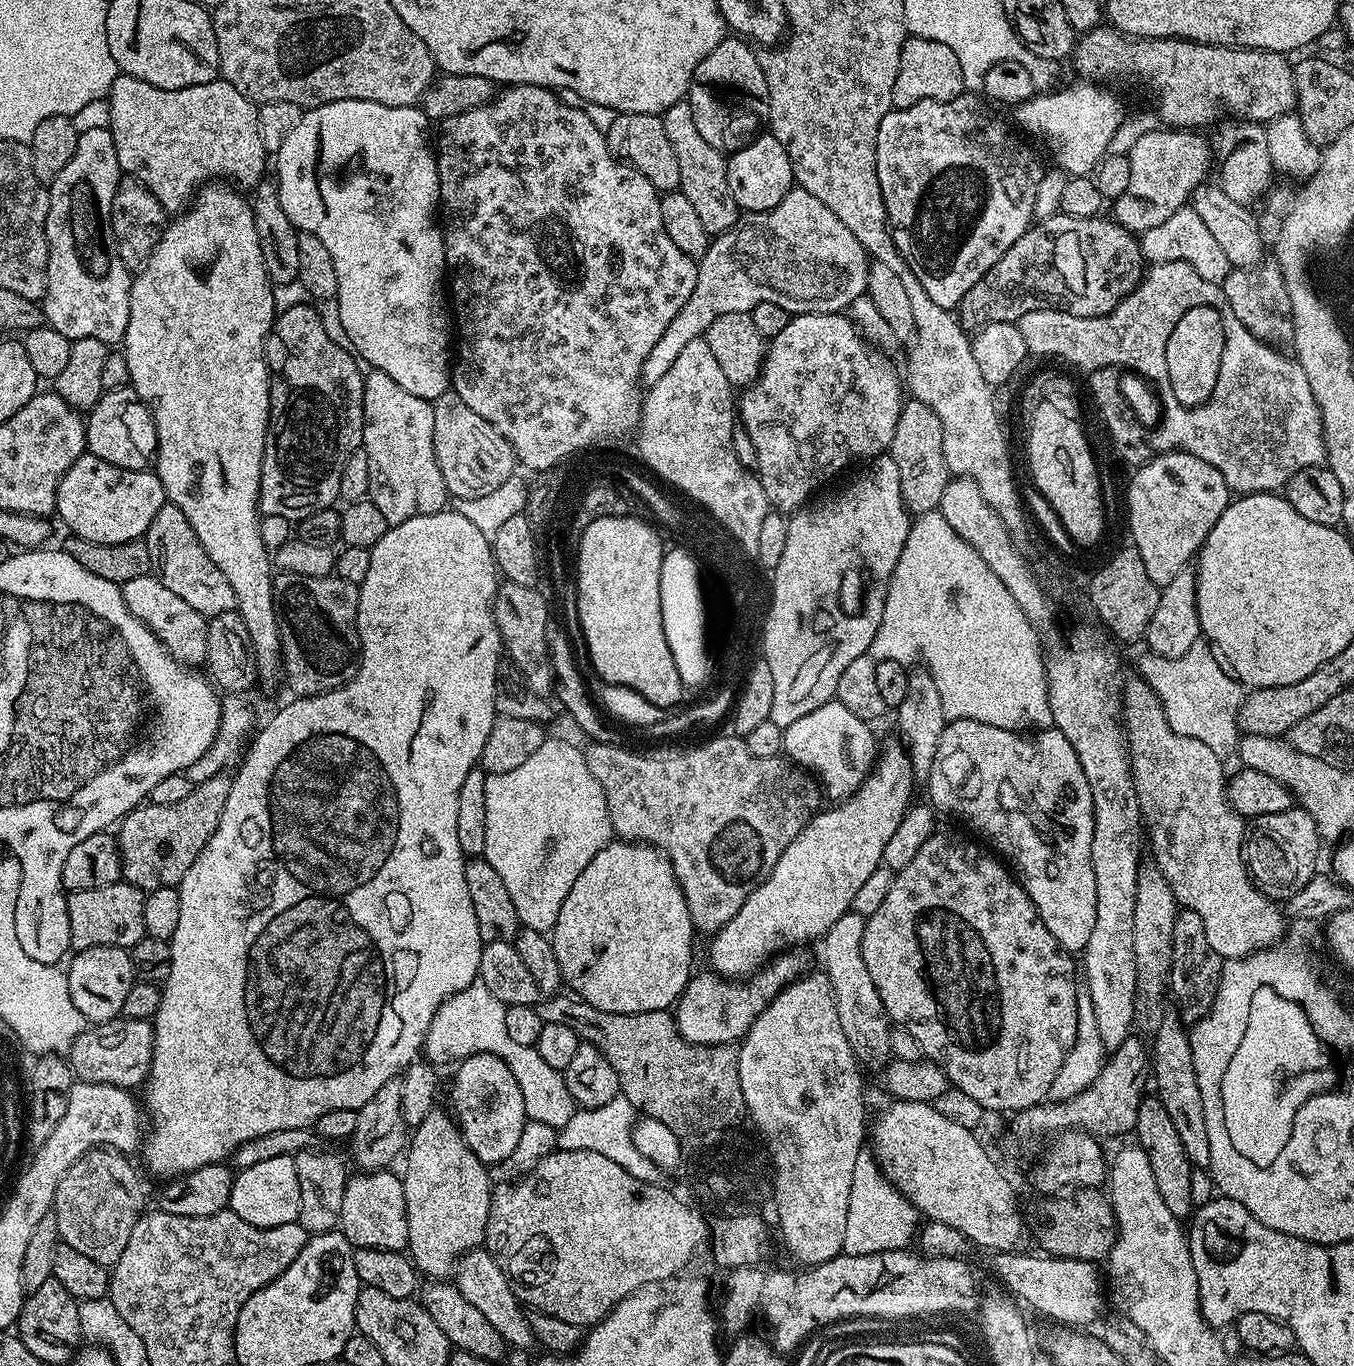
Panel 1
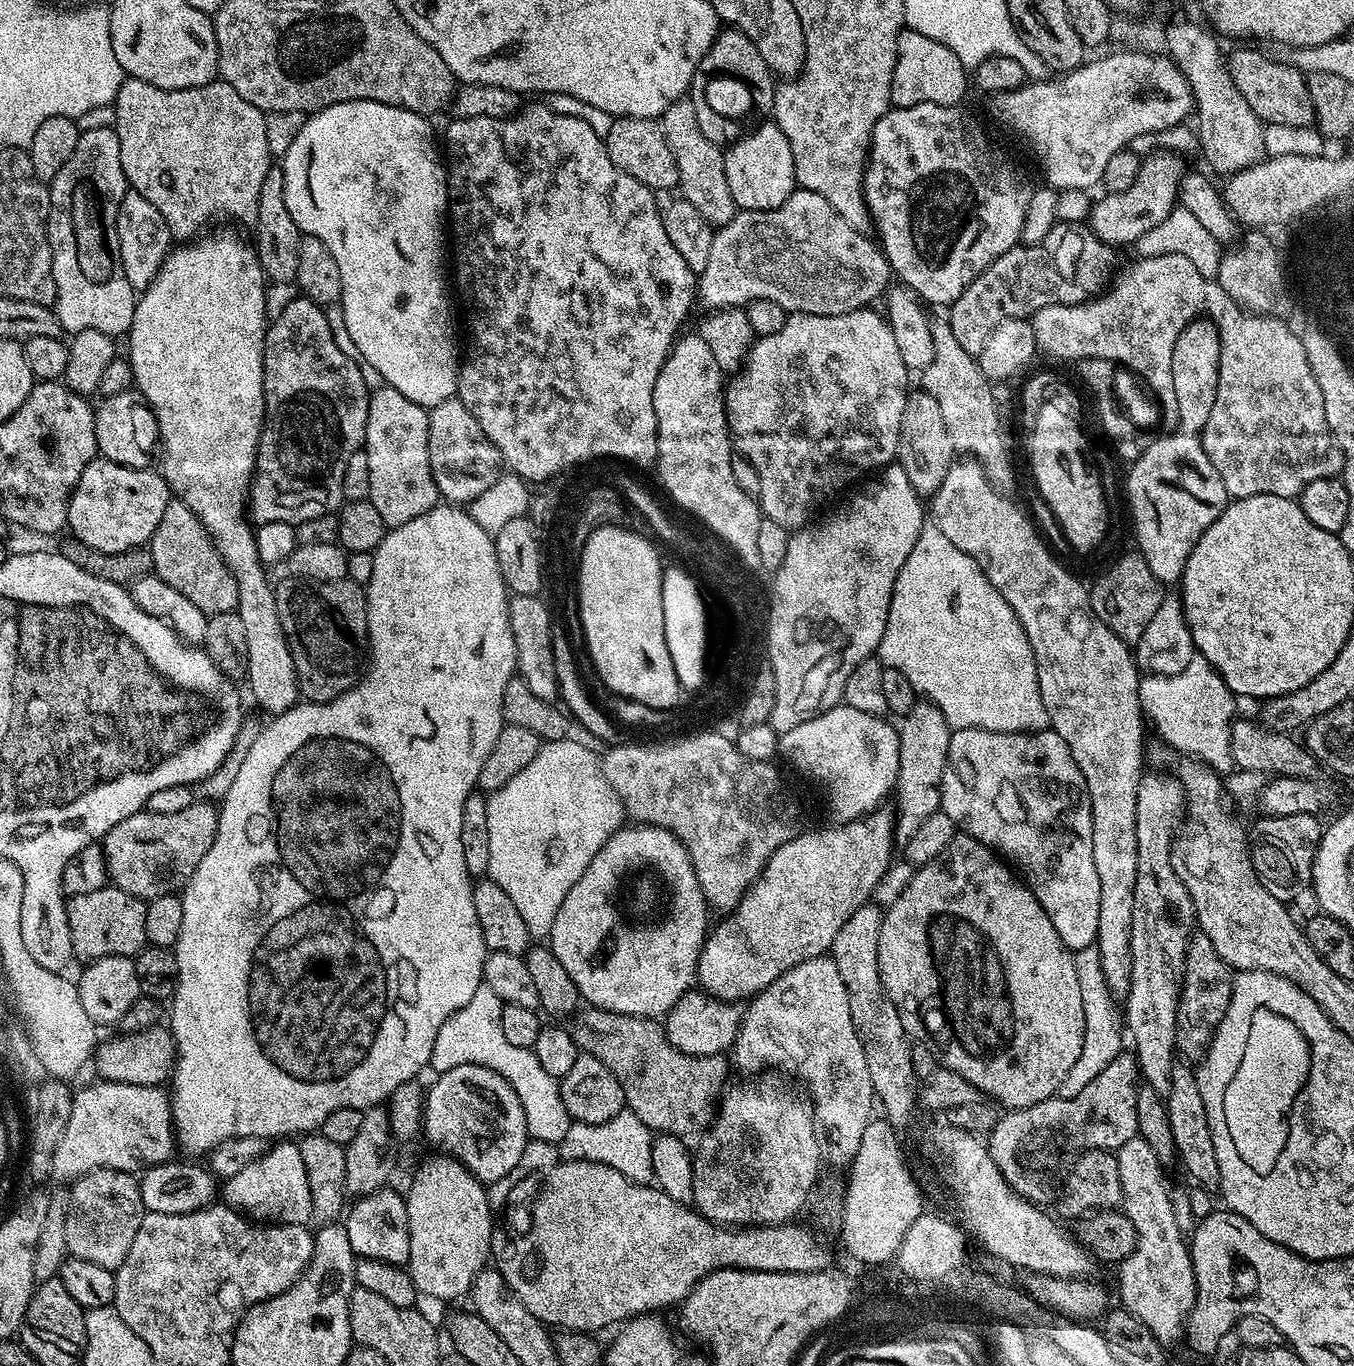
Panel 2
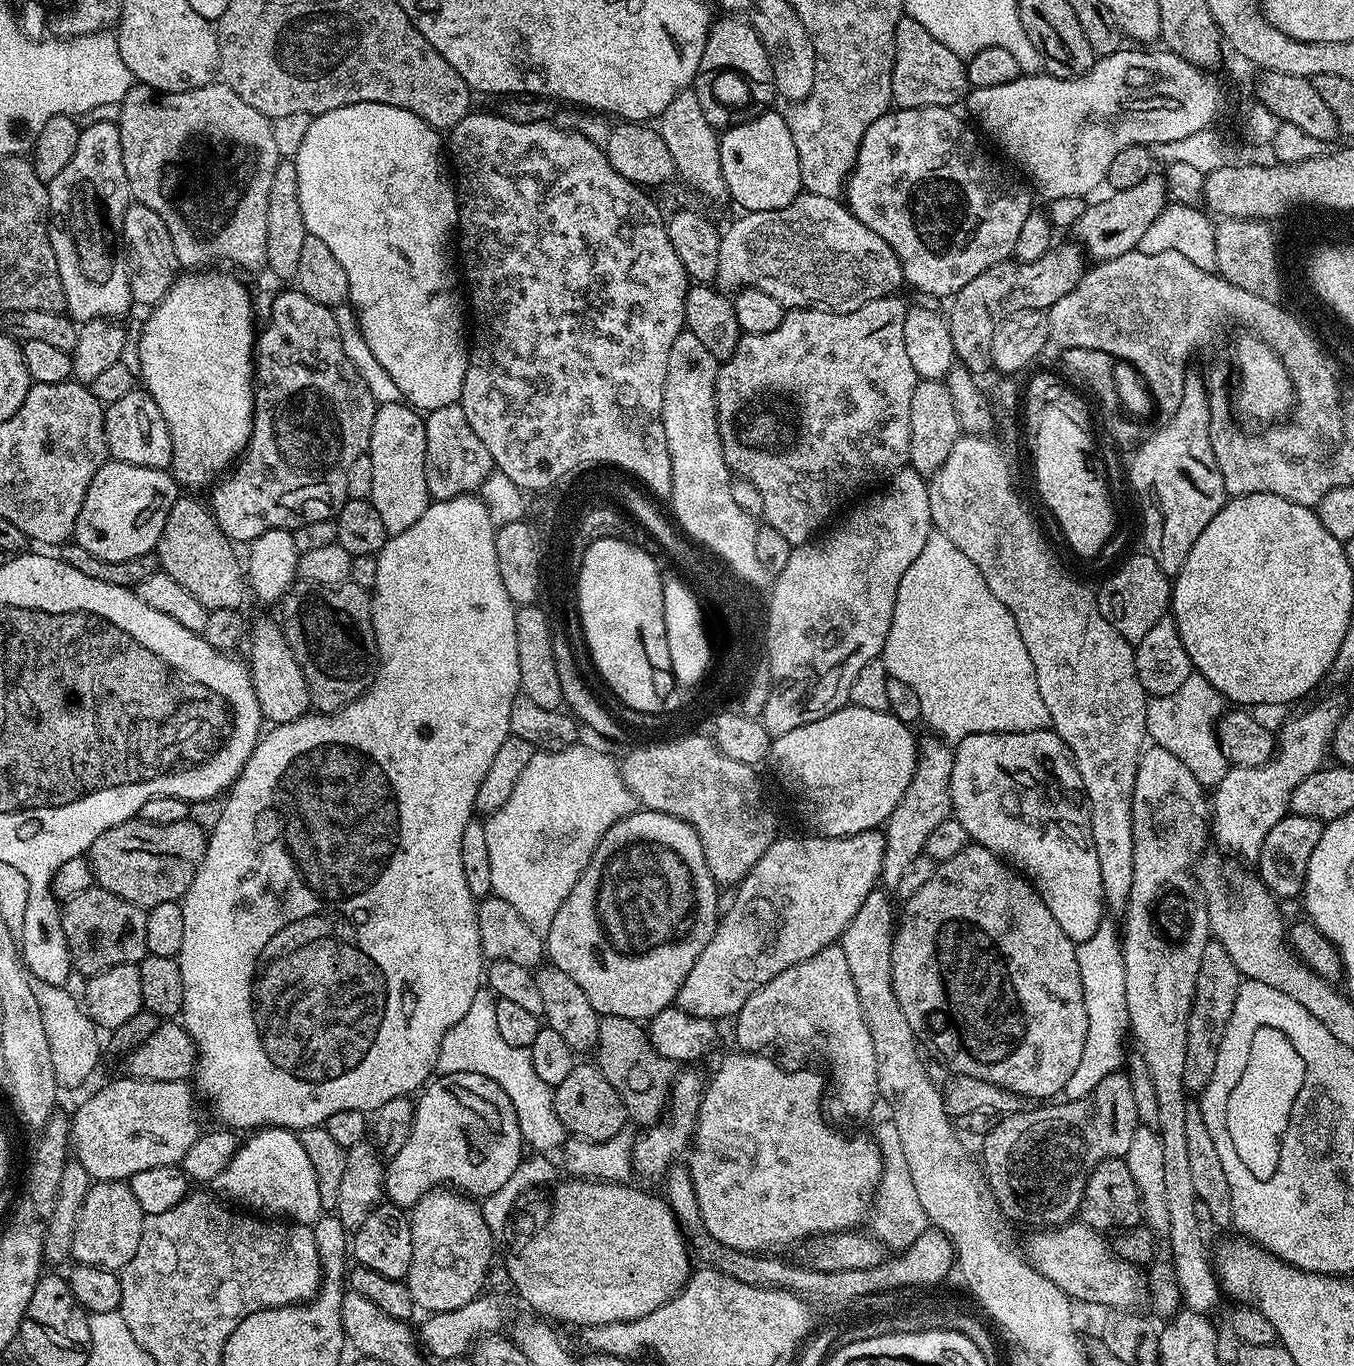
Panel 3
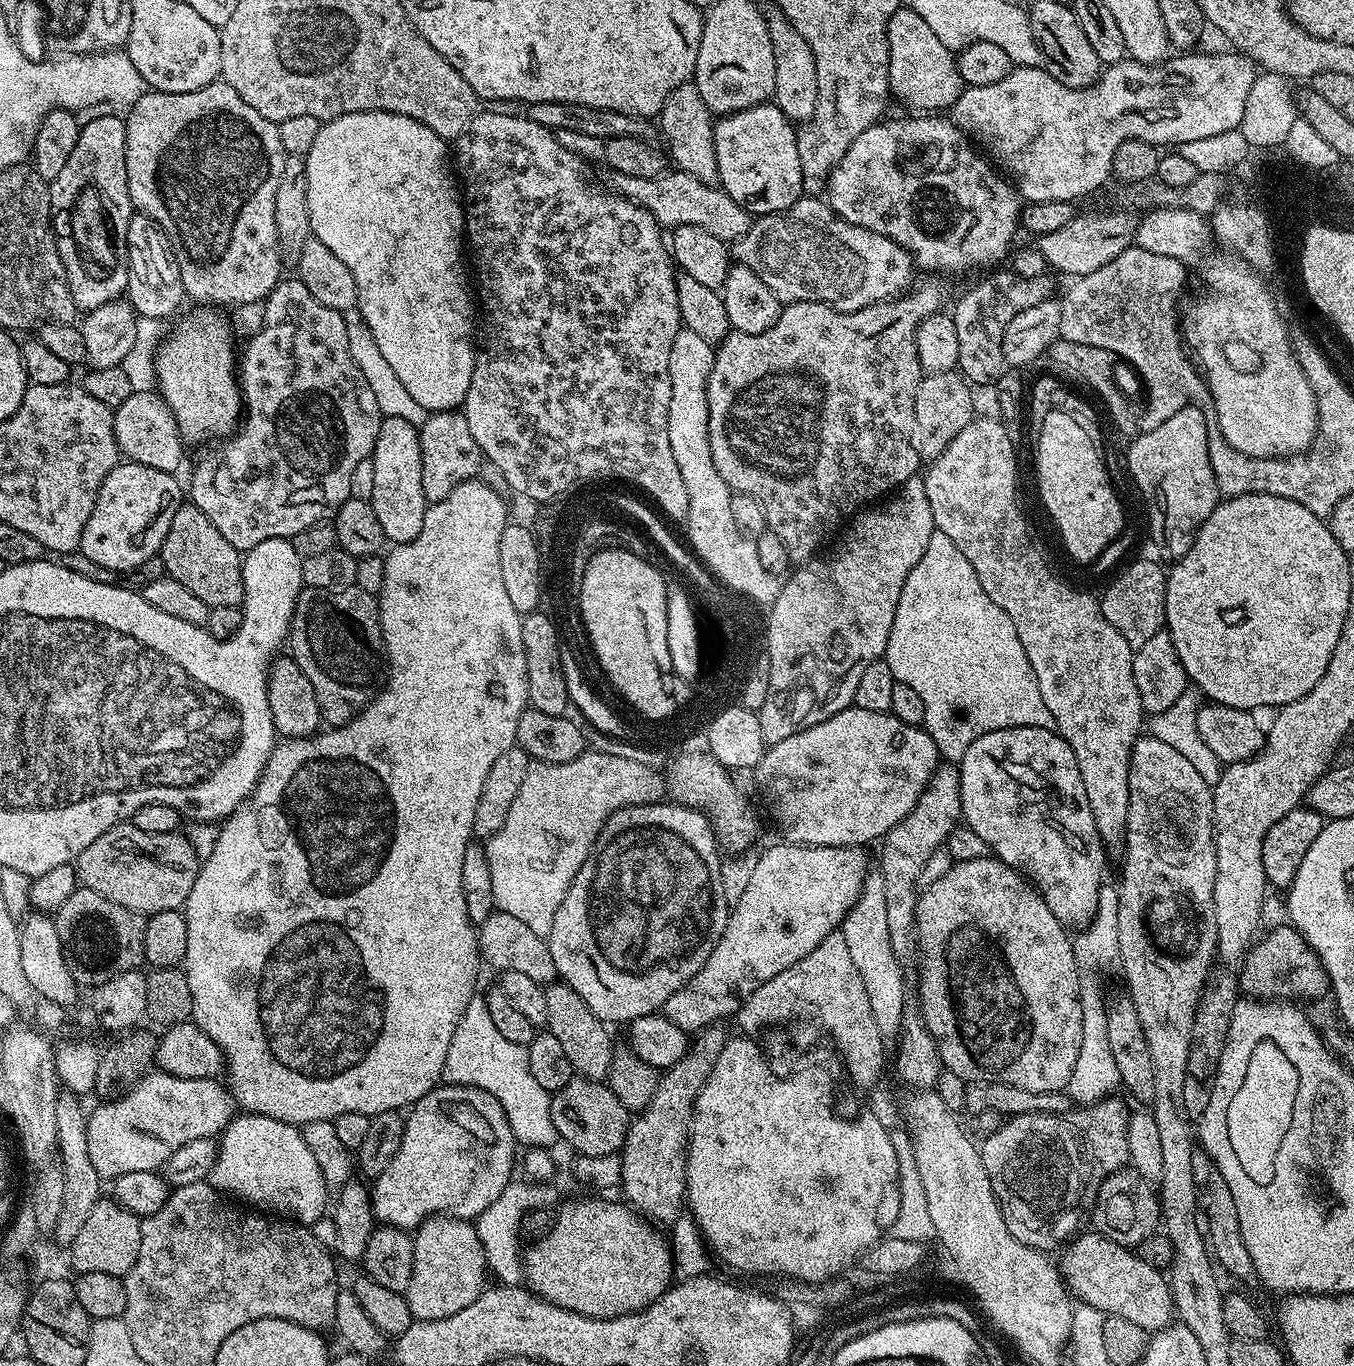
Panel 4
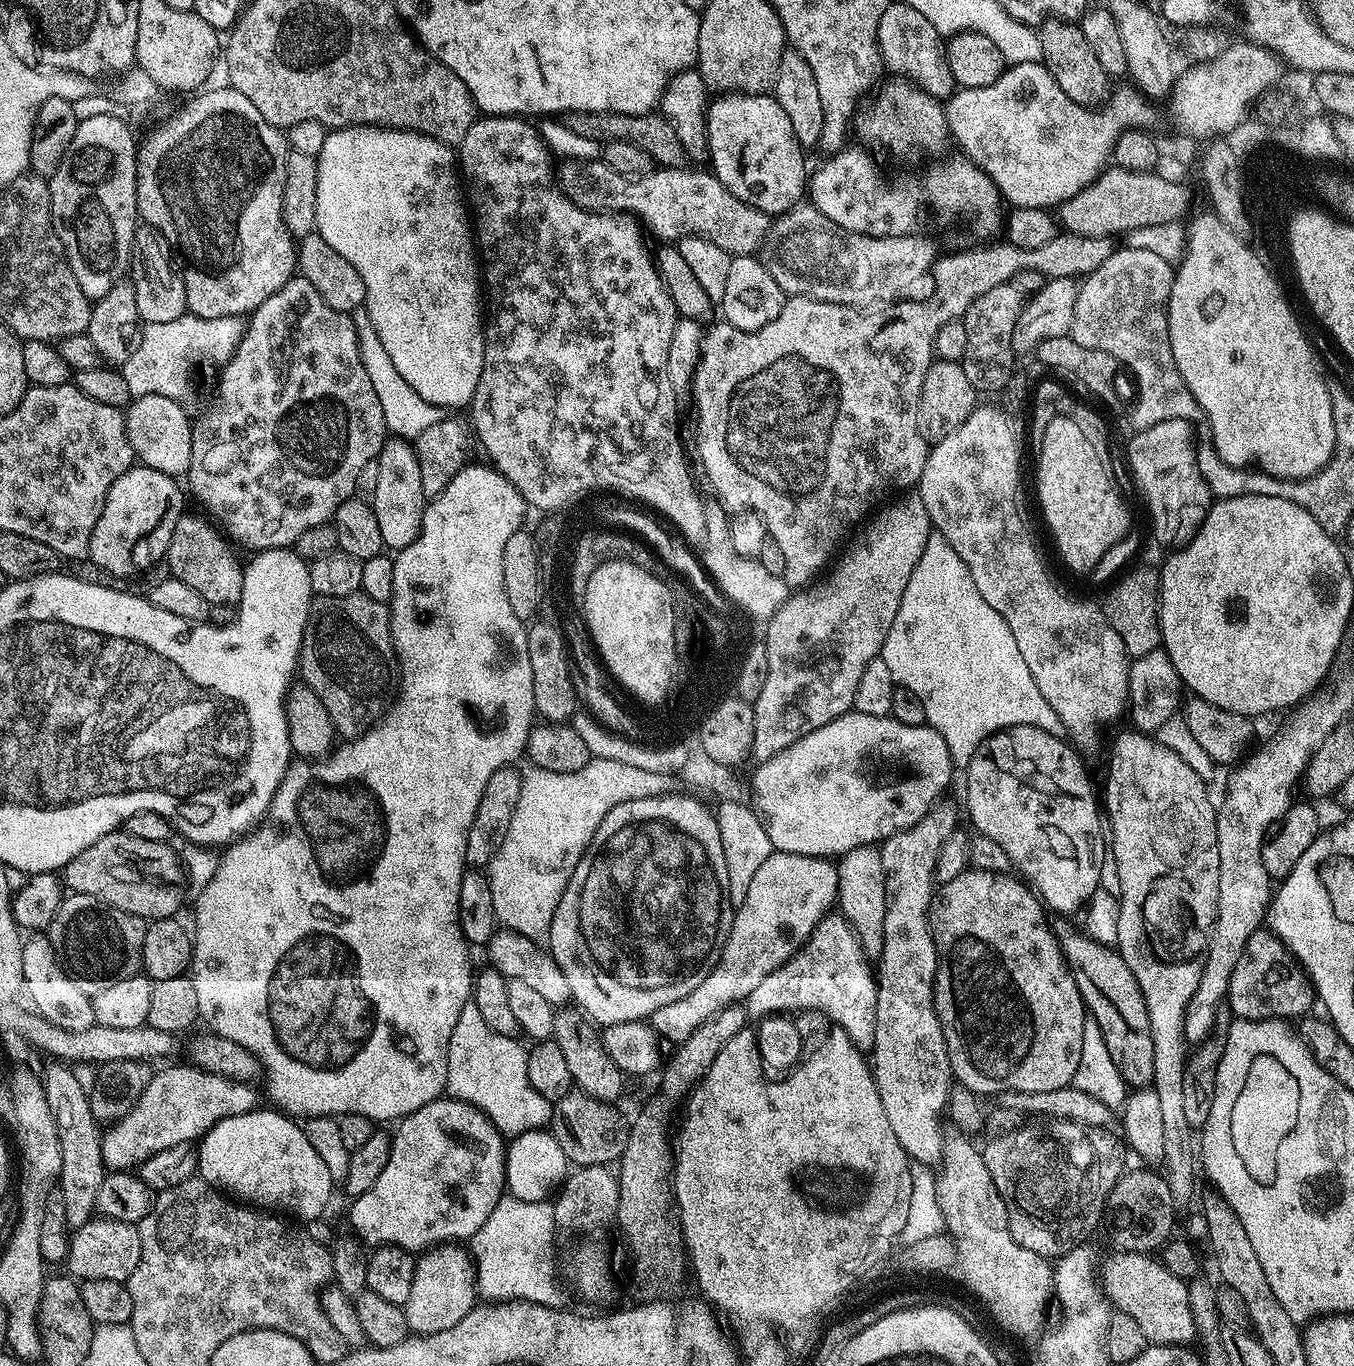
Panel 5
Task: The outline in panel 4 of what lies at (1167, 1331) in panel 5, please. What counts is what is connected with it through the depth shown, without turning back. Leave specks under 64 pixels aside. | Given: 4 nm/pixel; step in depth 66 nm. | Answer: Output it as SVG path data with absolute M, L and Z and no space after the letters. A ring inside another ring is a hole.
M1084 1230L1063 1252L1064 1257L1058 1260L1060 1275L1077 1301L1094 1306L1109 1316L1127 1318L1150 1334L1173 1323L1174 1307L1169 1277L1161 1269L1150 1266L1150 1262L1142 1259L1131 1247L1114 1242L1095 1230Z

